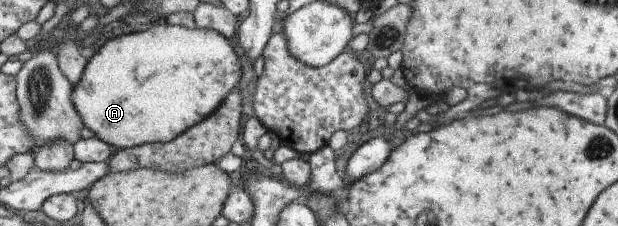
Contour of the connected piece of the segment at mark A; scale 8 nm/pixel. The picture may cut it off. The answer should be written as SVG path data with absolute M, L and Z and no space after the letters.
M155 21L155 23L151 23L150 27L144 31L124 34L107 40L98 51L86 61L77 83L74 86L72 85L70 100L76 109L79 119L81 119L83 127L87 127L97 139L104 141L108 146L113 145L115 149L123 149L141 144L171 141L187 128L203 121L208 115L211 115L211 113L219 107L223 98L236 87L239 77L241 77L239 59L237 59L237 55L235 55L235 51L233 51L233 47L229 45L228 40L219 32L205 28L172 26L162 21Z

